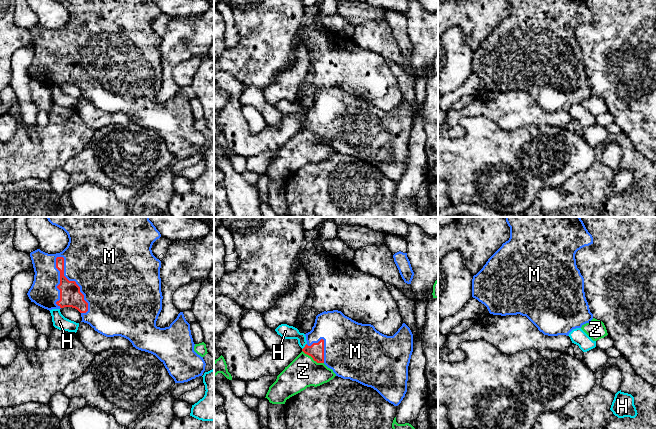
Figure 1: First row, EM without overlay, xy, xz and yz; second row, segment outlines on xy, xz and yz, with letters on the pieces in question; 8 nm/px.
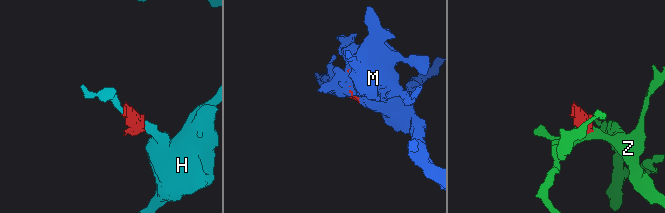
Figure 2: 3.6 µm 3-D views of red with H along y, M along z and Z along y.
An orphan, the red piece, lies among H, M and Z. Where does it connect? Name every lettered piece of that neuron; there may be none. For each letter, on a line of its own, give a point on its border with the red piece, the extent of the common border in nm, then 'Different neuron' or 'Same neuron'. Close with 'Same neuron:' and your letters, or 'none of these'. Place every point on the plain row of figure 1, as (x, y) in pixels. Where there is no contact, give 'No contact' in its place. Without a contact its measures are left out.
H: Touches red at xz (305, 122). Shared border 70 nm. Different neuron
M: Touches red at xy (74, 57). Shared border 500 nm. Same neuron
Z: Touches red at xz (313, 135). Shared border 200 nm. Different neuron
Same neuron: M

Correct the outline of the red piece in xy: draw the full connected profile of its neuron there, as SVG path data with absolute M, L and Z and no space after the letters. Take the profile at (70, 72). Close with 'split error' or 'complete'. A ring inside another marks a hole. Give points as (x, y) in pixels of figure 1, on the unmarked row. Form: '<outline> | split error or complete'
M52 0L63 5L69 14L67 23L60 29L48 30L40 25L37 25L30 29L34 44L34 57L29 65L27 71L31 78L36 81L47 85L61 85L64 83L72 83L77 85L81 89L82 97L89 100L95 107L106 112L114 113L121 112L128 115L133 123L138 126L145 127L155 131L165 142L169 151L174 155L175 159L188 158L196 153L202 152L205 147L206 139L200 131L194 127L194 118L191 111L190 100L186 97L183 88L180 88L177 94L170 100L169 103L160 104L156 102L156 97L162 86L162 68L161 68L161 54L160 44L161 37L157 35L152 29L153 19L161 13L160 8L153 0Z | split error

